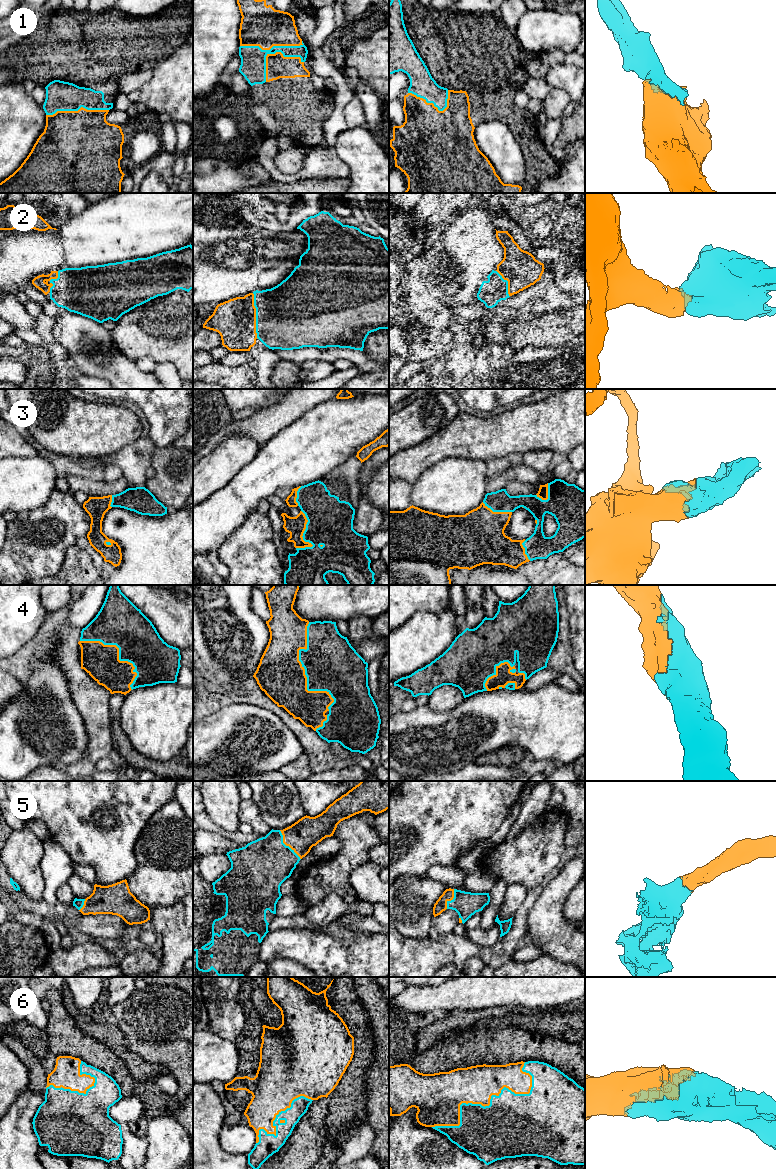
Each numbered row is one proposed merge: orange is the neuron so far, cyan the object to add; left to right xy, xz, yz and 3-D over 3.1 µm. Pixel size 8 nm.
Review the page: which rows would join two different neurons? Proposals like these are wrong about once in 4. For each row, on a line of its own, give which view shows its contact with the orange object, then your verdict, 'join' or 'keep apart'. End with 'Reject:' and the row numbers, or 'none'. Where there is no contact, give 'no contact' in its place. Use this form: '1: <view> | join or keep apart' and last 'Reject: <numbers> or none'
1: xz | join
2: xz | join
3: xz | join
4: xz | join
5: xz | join
6: yz | join
Reject: none

